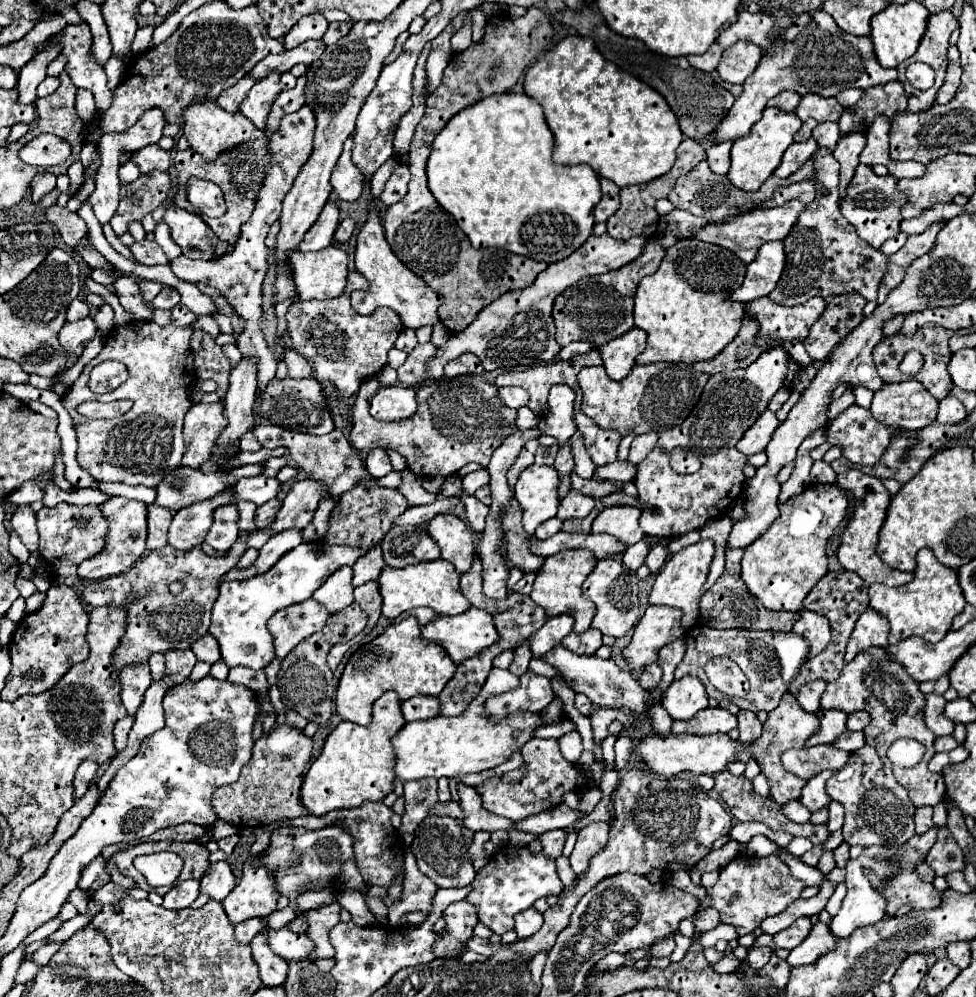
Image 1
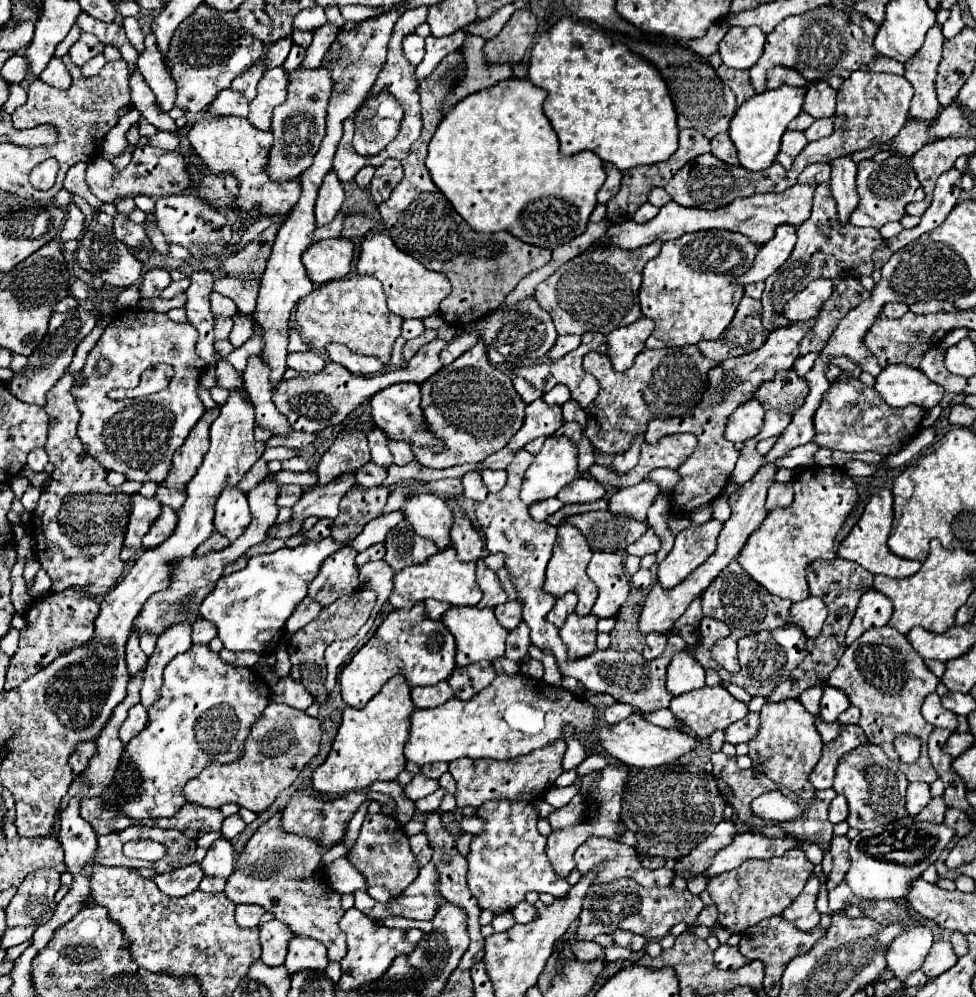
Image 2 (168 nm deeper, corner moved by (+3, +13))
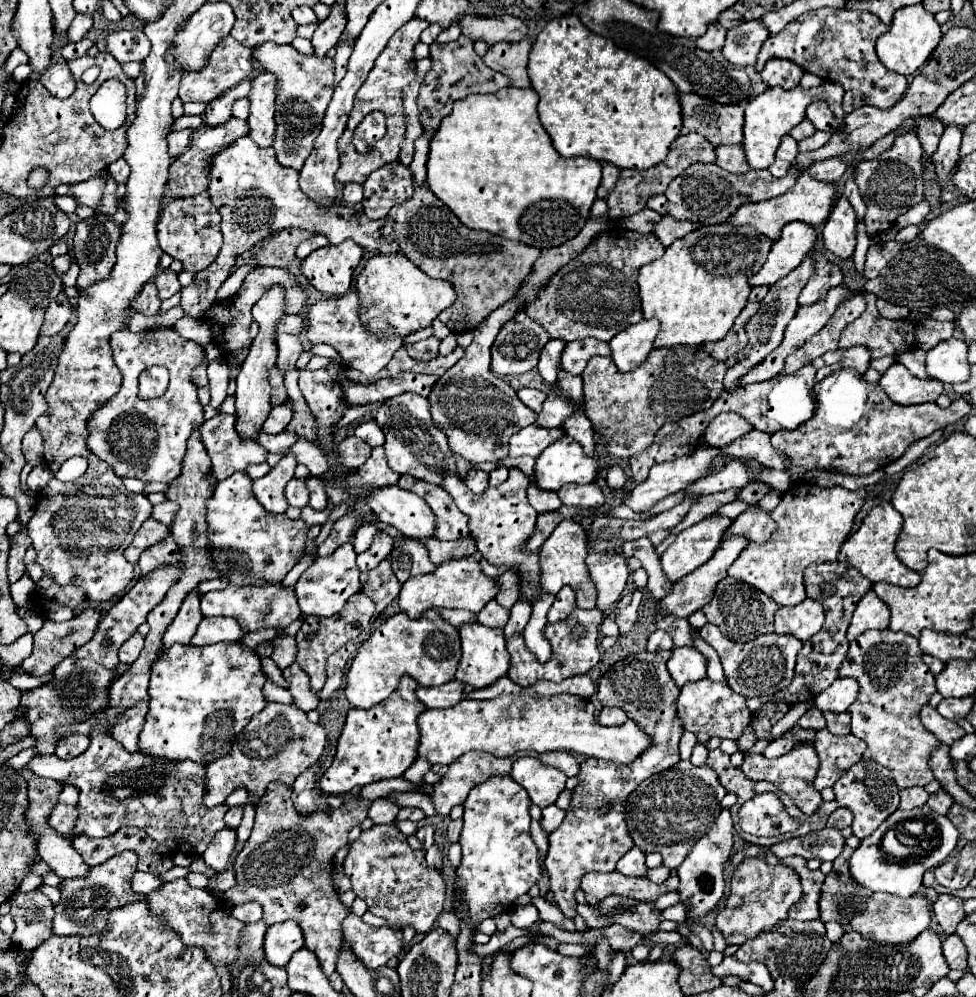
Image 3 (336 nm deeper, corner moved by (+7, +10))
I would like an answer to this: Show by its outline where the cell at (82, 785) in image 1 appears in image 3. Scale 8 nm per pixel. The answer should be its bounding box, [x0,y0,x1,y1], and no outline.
[56,735,90,759]

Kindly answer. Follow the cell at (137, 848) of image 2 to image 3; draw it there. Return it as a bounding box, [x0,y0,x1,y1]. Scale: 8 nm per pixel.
[54,851,138,935]

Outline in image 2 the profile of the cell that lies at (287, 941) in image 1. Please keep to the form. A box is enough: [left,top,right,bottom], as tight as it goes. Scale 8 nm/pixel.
[284,936,328,976]

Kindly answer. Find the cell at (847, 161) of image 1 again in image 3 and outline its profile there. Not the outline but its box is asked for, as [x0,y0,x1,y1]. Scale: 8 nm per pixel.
[822,195,856,259]

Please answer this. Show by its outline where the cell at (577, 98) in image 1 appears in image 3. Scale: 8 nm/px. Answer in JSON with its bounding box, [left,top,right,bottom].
[528,15,680,169]

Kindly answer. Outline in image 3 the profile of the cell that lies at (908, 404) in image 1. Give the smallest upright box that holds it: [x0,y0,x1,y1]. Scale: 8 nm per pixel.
[880,363,942,405]

